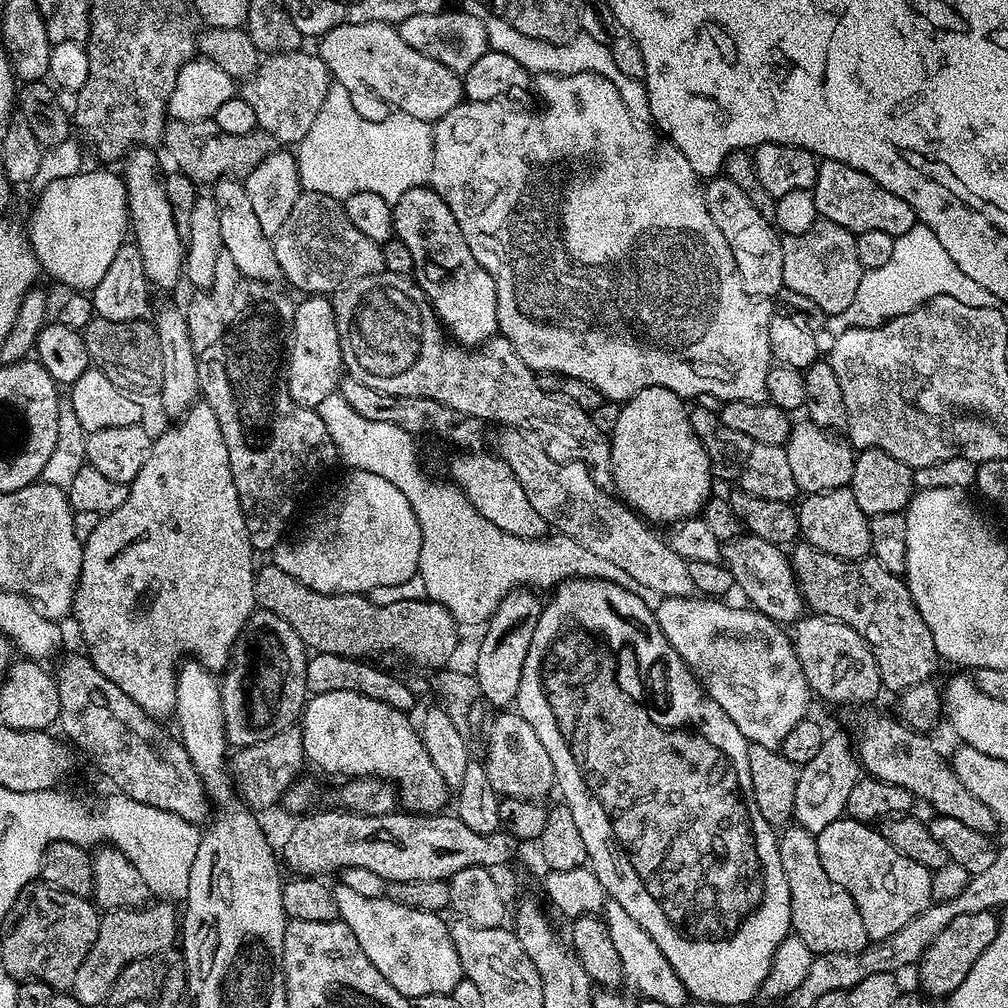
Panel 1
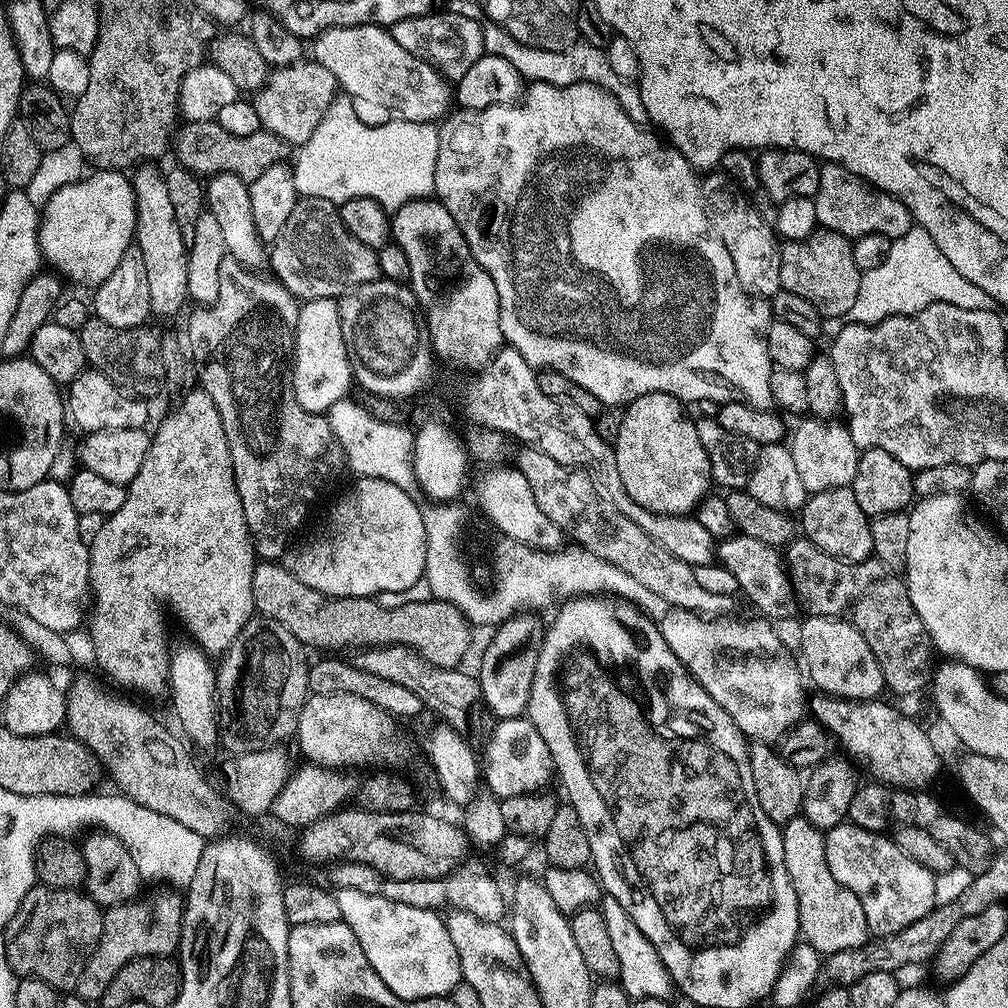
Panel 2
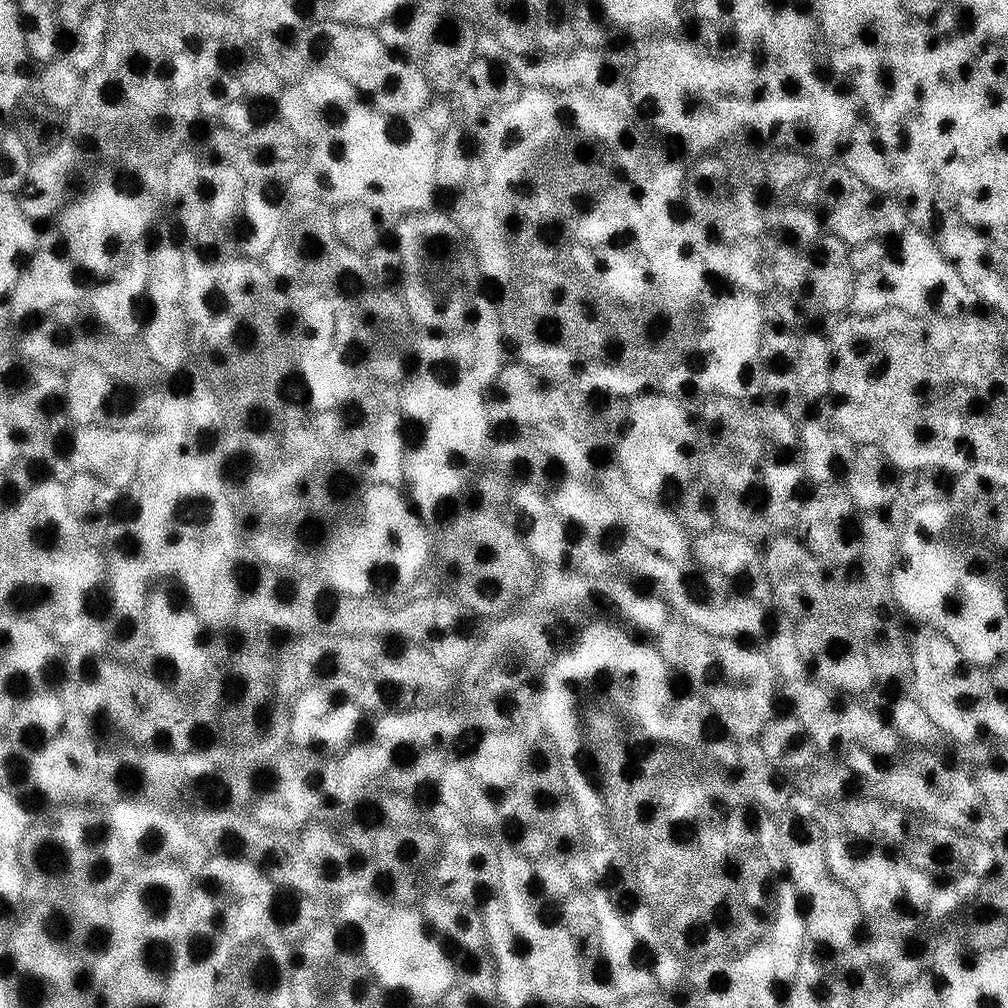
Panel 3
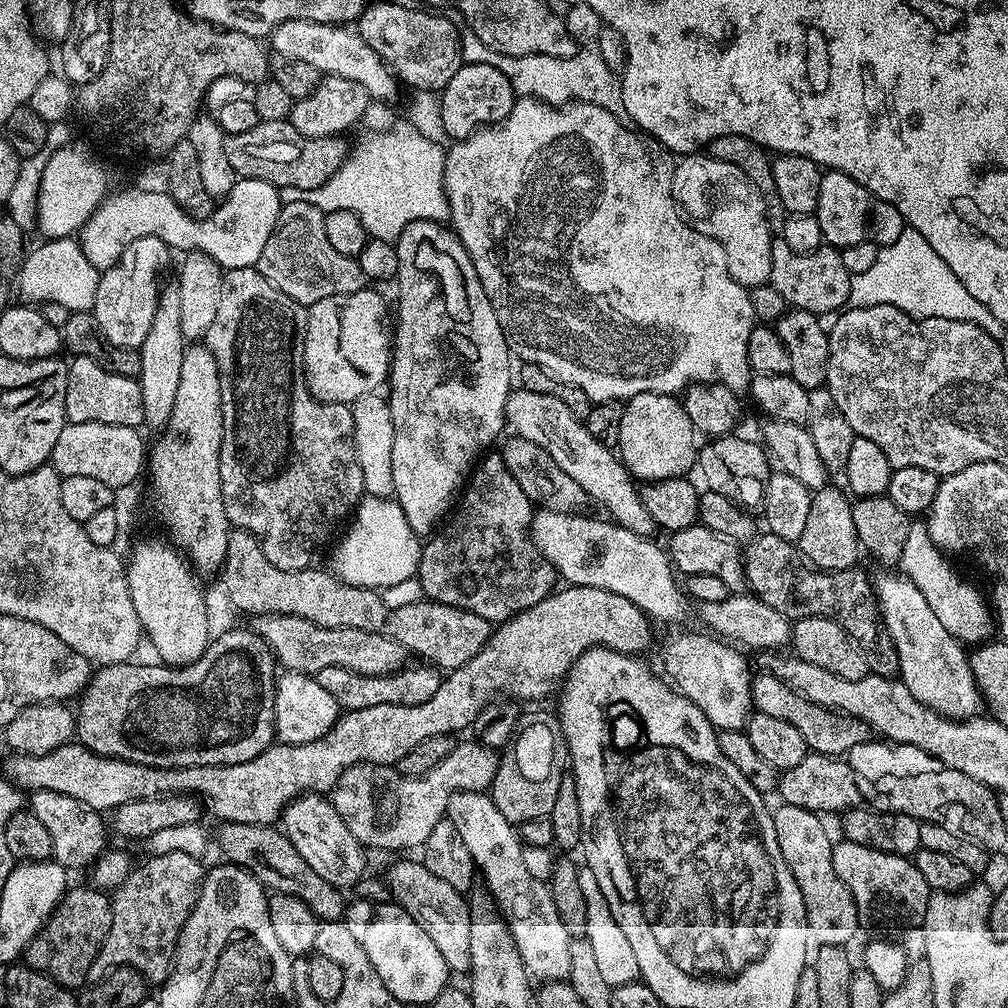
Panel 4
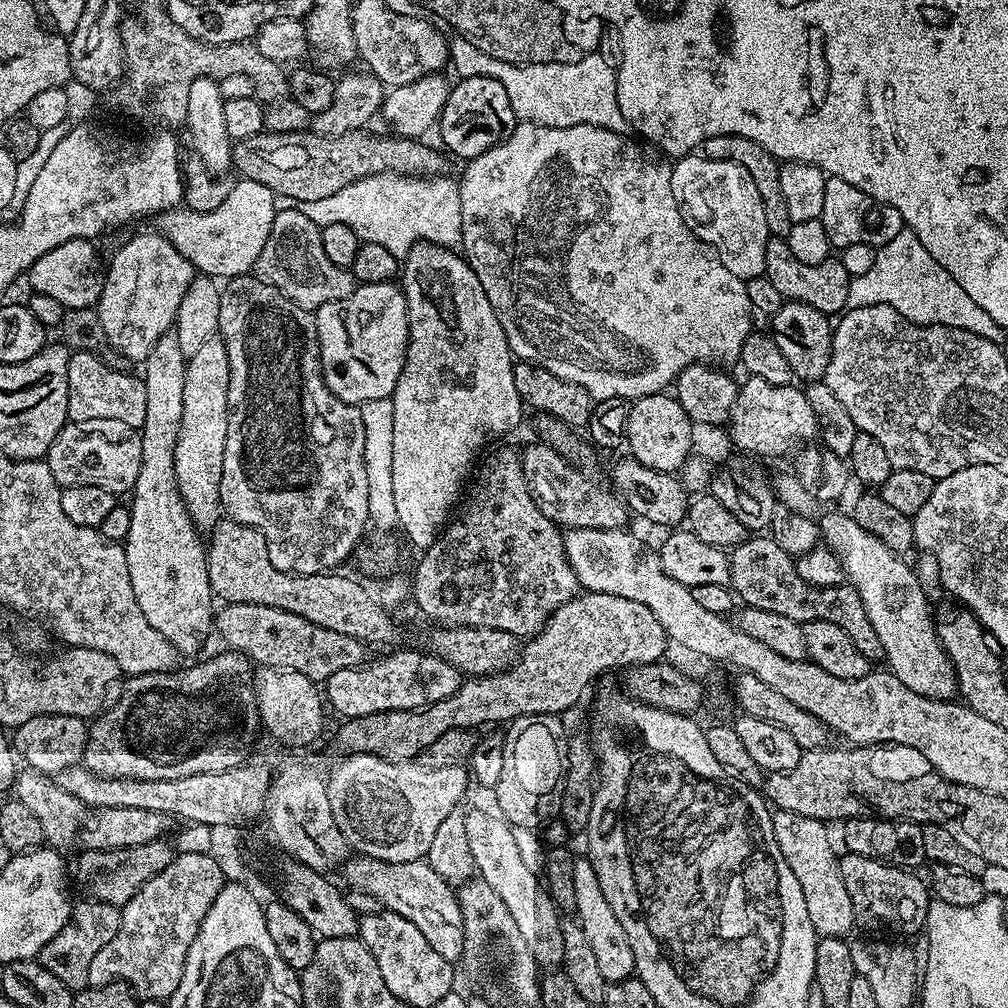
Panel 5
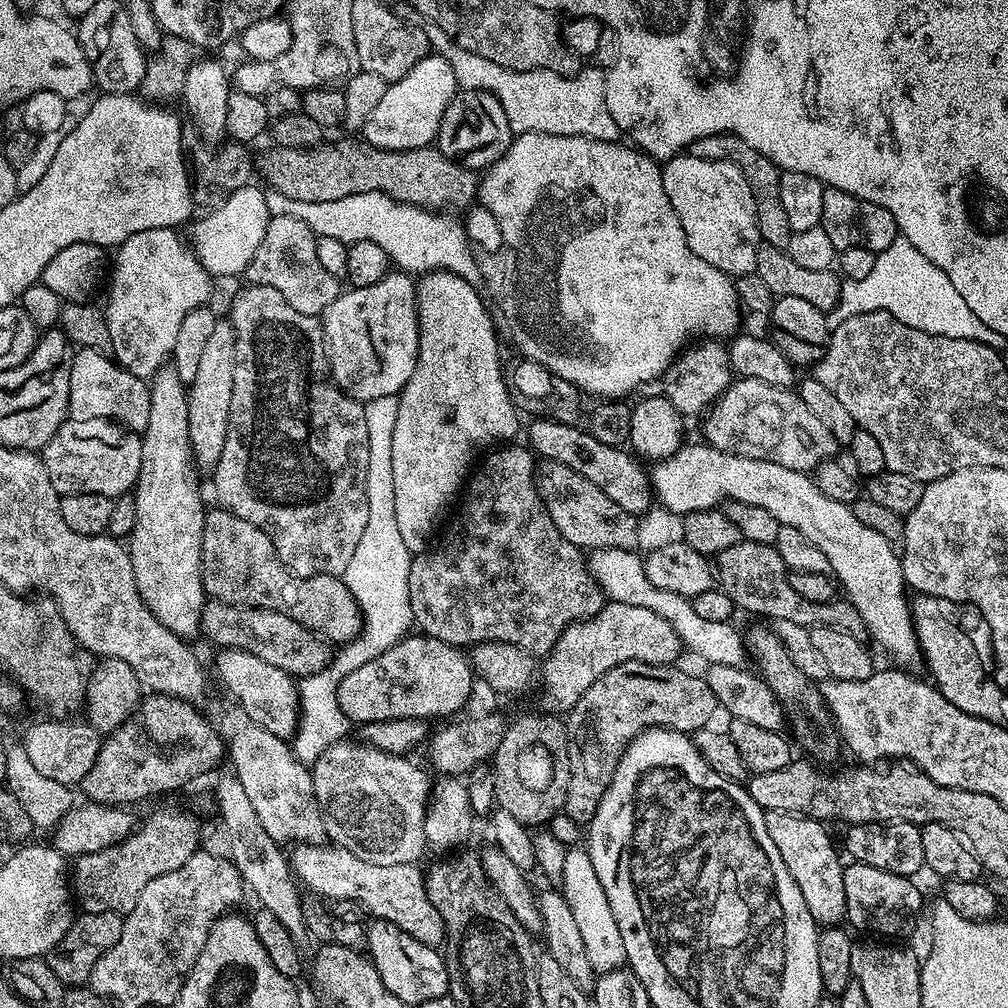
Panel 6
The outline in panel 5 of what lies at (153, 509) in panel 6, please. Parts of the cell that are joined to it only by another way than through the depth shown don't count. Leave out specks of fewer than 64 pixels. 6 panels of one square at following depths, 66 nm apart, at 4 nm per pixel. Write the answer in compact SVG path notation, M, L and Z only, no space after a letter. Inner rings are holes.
M165 334L158 338L154 350L150 350L147 360L143 361L142 379L146 386L146 422L139 428L142 438L142 466L132 487L130 514L130 534L122 541L126 554L126 566L130 570L130 586L134 586L134 598L146 614L146 622L176 648L181 657L192 656L214 632L214 597L208 573L209 553L206 544L200 541L201 533L190 518L188 507L180 493L174 474L174 446L178 442L178 430L182 426L182 389L186 382L187 359L178 346L175 334Z

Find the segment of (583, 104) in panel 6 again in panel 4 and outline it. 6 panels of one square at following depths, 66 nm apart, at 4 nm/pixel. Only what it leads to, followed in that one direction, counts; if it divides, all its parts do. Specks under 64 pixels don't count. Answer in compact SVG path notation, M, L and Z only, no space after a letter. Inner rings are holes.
M468 34L465 35L460 41L460 55L463 63L465 64L489 64L498 70L502 70L502 74L506 74L506 78L510 78L510 86L515 90L517 97L540 100L543 104L550 104L553 106L567 106L577 102L581 104L593 104L599 108L604 108L607 112L614 114L615 116L624 116L624 107L622 106L622 90L620 89L620 76L614 70L610 70L610 66L606 66L606 62L602 62L599 52L595 50L577 50L576 53L574 53L574 55L572 55L570 58L554 58L553 56L507 56L498 50L494 50L490 46L486 46L476 36Z

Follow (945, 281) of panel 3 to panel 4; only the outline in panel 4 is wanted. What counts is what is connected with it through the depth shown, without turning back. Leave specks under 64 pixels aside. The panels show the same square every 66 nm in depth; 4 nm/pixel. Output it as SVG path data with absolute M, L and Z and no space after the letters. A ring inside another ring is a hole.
M907 226L894 242L878 247L878 258L874 258L874 263L863 274L853 276L848 304L853 308L885 304L922 320L950 318L970 322L997 338L1006 332L1006 325L994 318L988 307L978 302L978 298L974 298L974 294L970 294L970 290L958 282L954 270L950 270L950 266L946 266L946 262L934 254L934 246L930 246L930 242L926 242L918 230Z

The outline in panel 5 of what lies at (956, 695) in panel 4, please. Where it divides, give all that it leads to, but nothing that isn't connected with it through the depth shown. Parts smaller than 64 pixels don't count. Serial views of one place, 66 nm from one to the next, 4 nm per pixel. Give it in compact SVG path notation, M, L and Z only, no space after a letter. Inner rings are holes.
M847 511L826 513L818 520L818 527L823 543L839 556L847 583L851 584L854 590L858 590L858 598L862 598L862 606L866 606L866 618L870 618L870 626L874 626L874 634L878 634L882 642L887 671L896 676L902 686L910 686L914 694L922 694L935 700L955 697L958 692L956 671L952 669L952 663L948 661L940 639L936 637L937 624L933 615L930 612L928 614L929 593L916 577L913 565L907 564L904 561L907 559L901 553L890 550L890 546L886 546L884 542L878 542L874 534L862 530L862 526L858 526L858 522L854 522L854 518Z

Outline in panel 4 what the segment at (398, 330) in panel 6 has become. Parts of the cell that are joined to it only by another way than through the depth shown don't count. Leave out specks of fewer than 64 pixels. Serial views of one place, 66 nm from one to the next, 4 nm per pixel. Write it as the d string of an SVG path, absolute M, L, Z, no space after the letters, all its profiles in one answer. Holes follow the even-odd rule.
M365 286L354 294L322 298L322 302L307 305L308 325L304 343L304 377L313 396L324 404L351 406L358 398L373 395L385 387L392 370L394 332L388 328L388 304L375 292L375 287Z

